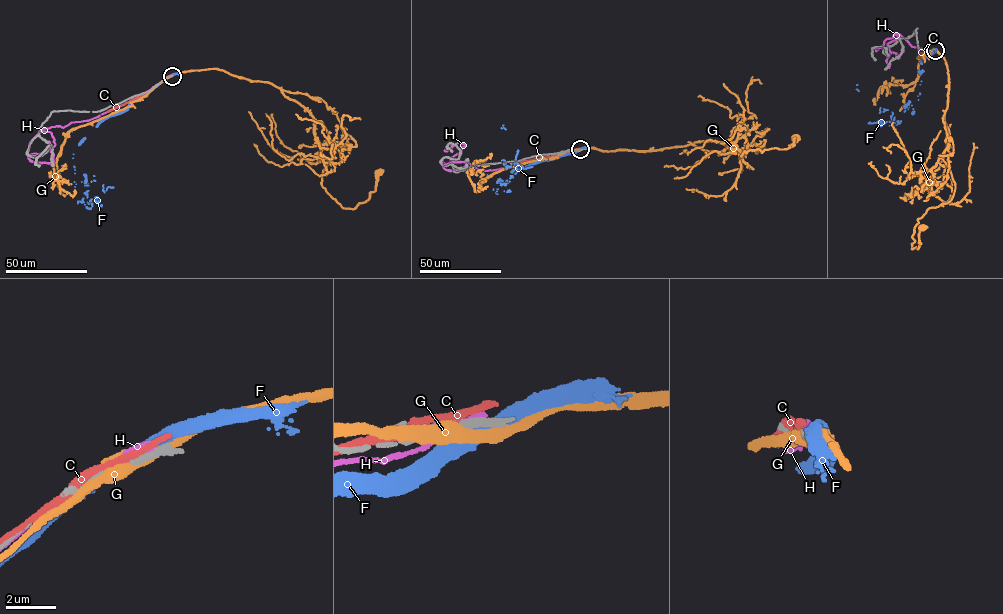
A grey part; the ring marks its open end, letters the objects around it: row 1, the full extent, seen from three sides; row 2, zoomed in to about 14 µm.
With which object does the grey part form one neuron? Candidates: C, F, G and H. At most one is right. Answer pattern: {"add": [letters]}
{"add": []}

